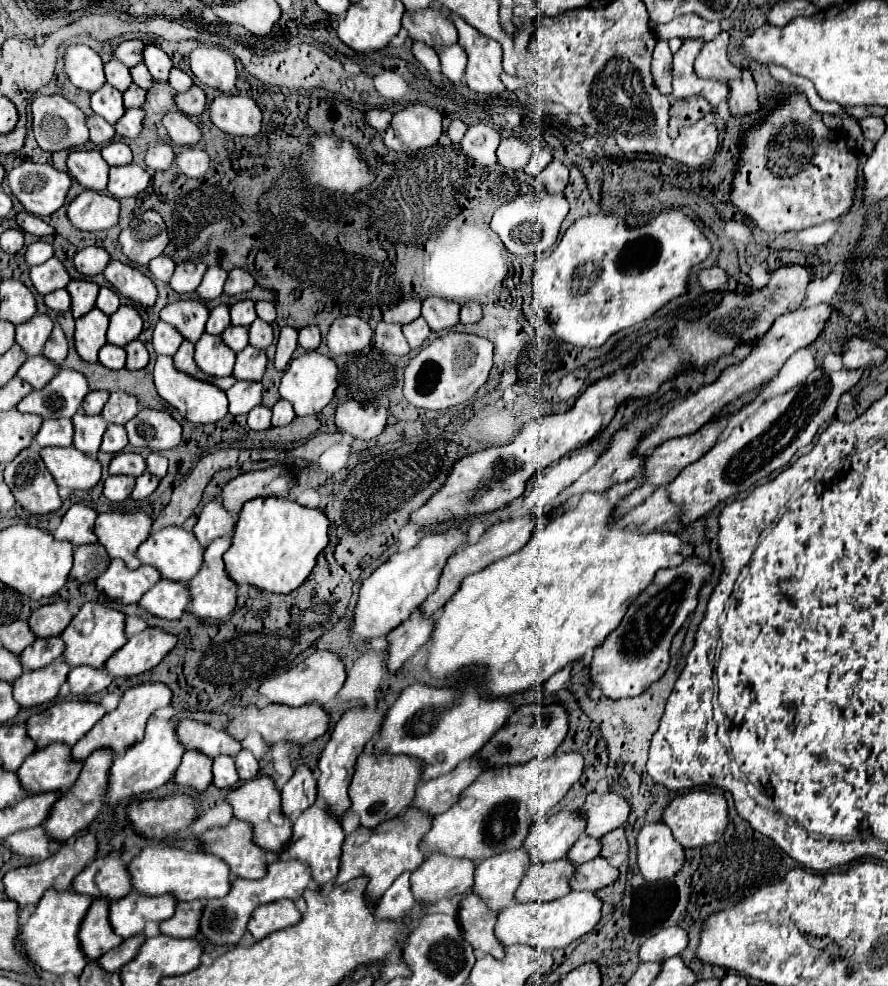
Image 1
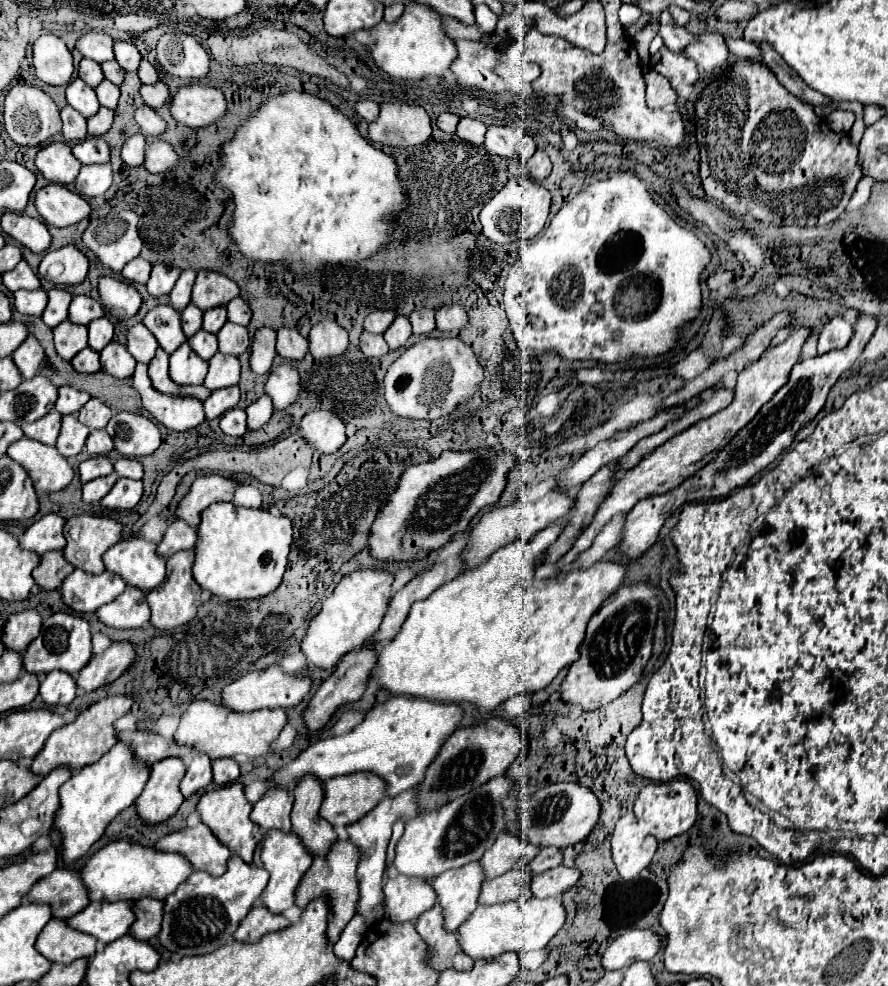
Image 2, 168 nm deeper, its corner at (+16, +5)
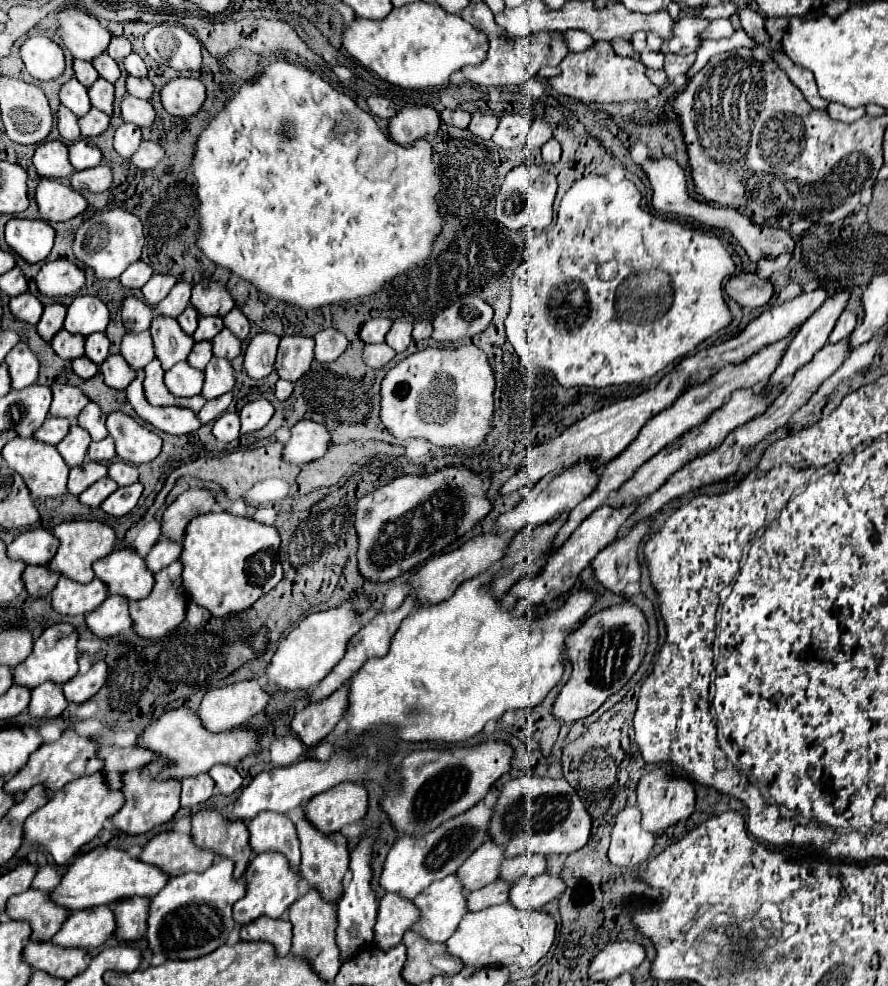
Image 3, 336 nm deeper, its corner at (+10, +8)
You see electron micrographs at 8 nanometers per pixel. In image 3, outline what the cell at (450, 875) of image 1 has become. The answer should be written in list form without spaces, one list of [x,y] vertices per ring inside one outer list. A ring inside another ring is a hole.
[[[386,893],[380,899],[380,909],[378,909],[378,921],[374,927],[374,941],[382,949],[390,949],[396,943],[402,941],[406,929],[410,929],[418,921],[418,909],[414,909],[414,901],[406,901],[404,897],[398,897],[398,893]]]

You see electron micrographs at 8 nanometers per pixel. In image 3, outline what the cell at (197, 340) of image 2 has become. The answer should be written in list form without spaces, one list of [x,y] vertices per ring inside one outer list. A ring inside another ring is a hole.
[[[200,341],[192,347],[188,361],[190,365],[194,365],[196,369],[204,369],[208,365],[208,361],[212,359],[212,349],[210,349],[210,341]]]

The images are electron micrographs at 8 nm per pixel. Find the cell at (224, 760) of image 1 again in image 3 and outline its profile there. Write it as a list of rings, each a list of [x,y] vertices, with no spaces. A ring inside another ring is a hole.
[[[200,773],[196,777],[182,777],[182,807],[194,807],[210,799],[214,791],[214,781],[210,781],[208,773]]]

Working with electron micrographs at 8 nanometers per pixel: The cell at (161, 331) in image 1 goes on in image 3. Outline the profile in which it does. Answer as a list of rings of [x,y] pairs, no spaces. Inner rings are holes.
[[[146,329],[142,333],[126,333],[120,353],[132,369],[146,367],[154,359],[154,341],[150,341],[150,331]]]

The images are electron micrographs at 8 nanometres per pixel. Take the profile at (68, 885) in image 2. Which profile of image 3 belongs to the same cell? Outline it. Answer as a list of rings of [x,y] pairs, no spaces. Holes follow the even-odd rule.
[[[34,889],[10,897],[6,913],[10,919],[26,919],[32,925],[32,939],[50,941],[60,925],[66,921],[70,913],[66,909],[58,909],[54,901],[50,901],[50,891]]]

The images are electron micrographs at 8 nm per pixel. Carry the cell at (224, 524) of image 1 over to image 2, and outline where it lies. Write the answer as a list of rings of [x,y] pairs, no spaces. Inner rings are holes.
[[[176,520],[166,530],[162,542],[156,548],[156,554],[162,558],[170,558],[180,550],[192,550],[192,544],[196,544],[196,528],[188,528],[188,524]]]

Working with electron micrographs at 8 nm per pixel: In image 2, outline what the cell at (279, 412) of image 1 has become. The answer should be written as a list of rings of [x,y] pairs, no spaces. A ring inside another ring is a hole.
[[[262,396],[260,400],[252,402],[248,408],[246,408],[246,414],[248,414],[248,420],[246,420],[246,426],[248,430],[258,430],[262,428],[270,416],[272,416],[272,400],[270,396]]]

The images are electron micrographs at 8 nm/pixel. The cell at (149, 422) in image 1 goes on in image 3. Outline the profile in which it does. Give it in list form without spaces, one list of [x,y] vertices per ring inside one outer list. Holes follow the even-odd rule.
[[[110,413],[106,427],[116,441],[116,453],[122,461],[140,465],[158,457],[162,449],[162,439],[154,429],[140,425],[126,413]]]

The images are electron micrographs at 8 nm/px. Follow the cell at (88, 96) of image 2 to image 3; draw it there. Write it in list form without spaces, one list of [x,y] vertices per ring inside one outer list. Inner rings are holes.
[[[72,77],[68,83],[62,85],[62,89],[60,89],[60,101],[72,113],[76,113],[78,117],[84,117],[92,109],[90,97],[88,97],[88,89],[76,77]]]

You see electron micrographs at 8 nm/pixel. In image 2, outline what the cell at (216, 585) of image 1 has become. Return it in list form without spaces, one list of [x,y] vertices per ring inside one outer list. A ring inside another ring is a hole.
[[[192,550],[176,552],[174,556],[168,558],[166,562],[166,578],[160,586],[156,586],[152,592],[146,594],[146,602],[150,606],[150,624],[156,630],[172,630],[178,628],[186,622],[190,622],[200,606],[200,586],[192,580]]]

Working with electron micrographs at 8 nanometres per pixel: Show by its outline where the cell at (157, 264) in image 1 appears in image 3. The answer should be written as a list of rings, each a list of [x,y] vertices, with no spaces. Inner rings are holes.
[[[136,261],[136,263],[132,263],[132,265],[120,275],[120,283],[122,283],[124,287],[130,287],[130,289],[140,289],[140,287],[144,287],[144,285],[148,283],[148,279],[152,277],[152,273],[154,273],[154,269],[152,269],[148,263]]]

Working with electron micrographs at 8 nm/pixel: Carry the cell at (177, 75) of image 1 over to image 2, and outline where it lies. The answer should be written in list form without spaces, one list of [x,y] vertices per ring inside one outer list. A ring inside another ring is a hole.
[[[142,60],[140,66],[138,66],[138,78],[140,78],[142,84],[154,84],[158,80],[156,68],[148,60]]]

